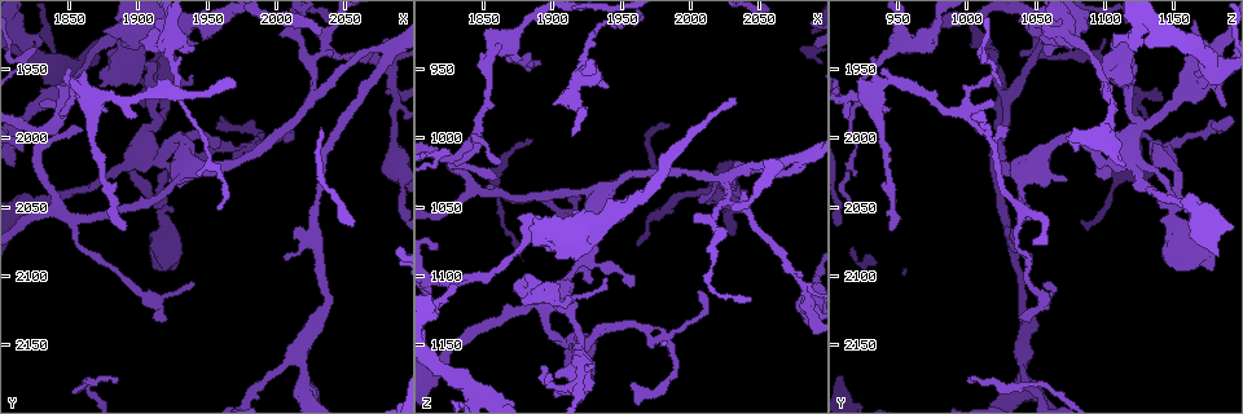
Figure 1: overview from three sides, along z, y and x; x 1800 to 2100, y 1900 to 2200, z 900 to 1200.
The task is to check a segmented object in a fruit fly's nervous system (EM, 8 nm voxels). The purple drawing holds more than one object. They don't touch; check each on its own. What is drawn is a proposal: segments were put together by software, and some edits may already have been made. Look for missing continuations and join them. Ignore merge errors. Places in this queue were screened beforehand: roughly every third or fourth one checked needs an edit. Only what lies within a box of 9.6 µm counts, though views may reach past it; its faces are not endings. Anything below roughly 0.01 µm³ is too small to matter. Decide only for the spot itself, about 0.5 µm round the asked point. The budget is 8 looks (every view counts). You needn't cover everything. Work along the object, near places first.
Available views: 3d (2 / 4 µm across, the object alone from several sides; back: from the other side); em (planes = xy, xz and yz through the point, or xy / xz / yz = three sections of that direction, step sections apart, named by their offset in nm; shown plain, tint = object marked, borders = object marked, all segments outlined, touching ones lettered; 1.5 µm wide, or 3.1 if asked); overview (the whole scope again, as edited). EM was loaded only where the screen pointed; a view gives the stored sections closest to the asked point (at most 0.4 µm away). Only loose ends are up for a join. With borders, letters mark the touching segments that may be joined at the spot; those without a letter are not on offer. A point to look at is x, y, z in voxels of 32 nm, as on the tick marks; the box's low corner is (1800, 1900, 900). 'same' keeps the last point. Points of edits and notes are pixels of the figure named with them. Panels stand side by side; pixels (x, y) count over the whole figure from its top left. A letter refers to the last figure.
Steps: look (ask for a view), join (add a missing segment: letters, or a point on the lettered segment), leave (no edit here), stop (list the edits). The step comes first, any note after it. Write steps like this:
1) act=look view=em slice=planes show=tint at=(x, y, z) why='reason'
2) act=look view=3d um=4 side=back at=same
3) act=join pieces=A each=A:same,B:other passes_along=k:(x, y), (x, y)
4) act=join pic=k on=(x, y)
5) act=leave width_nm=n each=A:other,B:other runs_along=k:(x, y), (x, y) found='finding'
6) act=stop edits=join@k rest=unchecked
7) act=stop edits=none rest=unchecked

act=look view=3d um=4 at=(2080, 1928, 1100) why='free end'

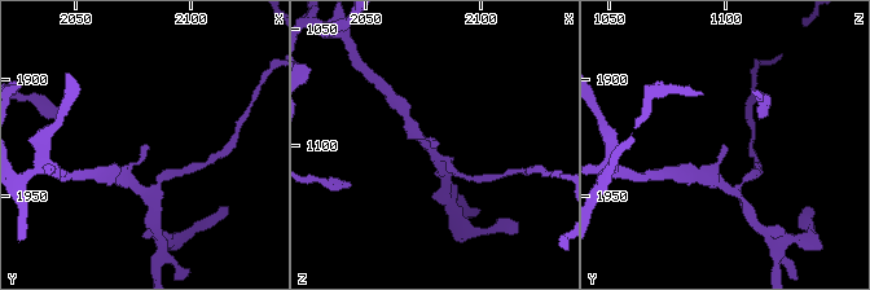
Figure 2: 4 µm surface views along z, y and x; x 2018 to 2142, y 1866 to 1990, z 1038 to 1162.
act=look view=em slice=xy step=4 show=borders at=(2079, 1927, 1100)

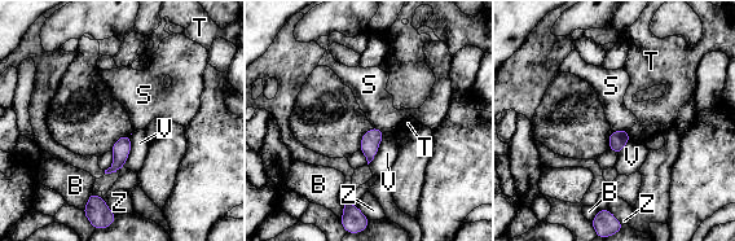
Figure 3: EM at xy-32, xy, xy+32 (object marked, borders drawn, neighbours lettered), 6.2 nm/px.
act=look view=em slice=planes show=borders at=same why='another direction'

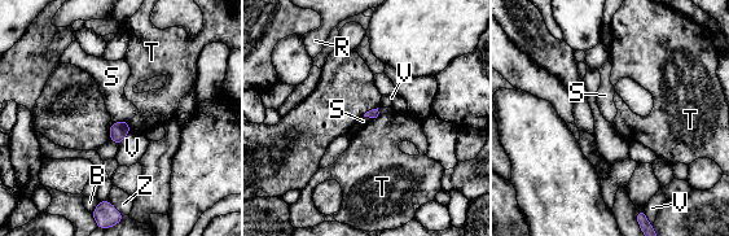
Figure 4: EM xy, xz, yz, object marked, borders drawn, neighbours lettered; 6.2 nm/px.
act=leave each=B:other,R:other,S:other,T:other,V:other,Z:other found='none of them fits'

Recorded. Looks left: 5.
act=look view=em slice=planes show=tint at=(2032, 1920, 972) why='end of a long branch'

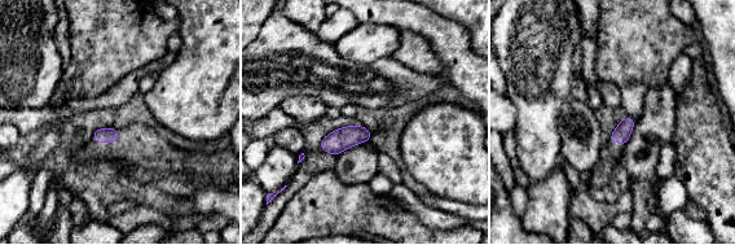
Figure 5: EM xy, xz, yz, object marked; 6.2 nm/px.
act=look view=em slice=planes show=borders at=same why='what lies round it'

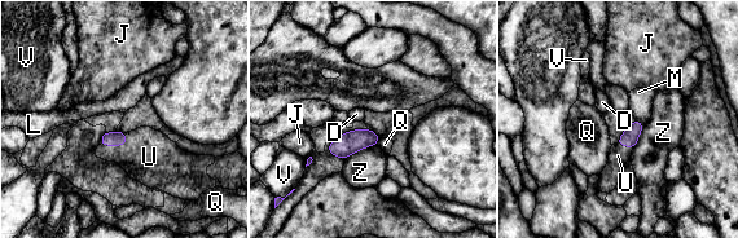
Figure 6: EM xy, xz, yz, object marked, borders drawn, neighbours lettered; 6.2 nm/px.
act=join pic=6 on=(149, 157) longest_contact=Z:220nm each=D:other,J:other,L:other,M:other,Q:other,U:same,V:other,Z:other passes_along=6:(109, 139), (117, 145), (149, 157) found='it goes on there'

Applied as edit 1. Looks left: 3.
act=stop edits=join@6 rest=unchecked

